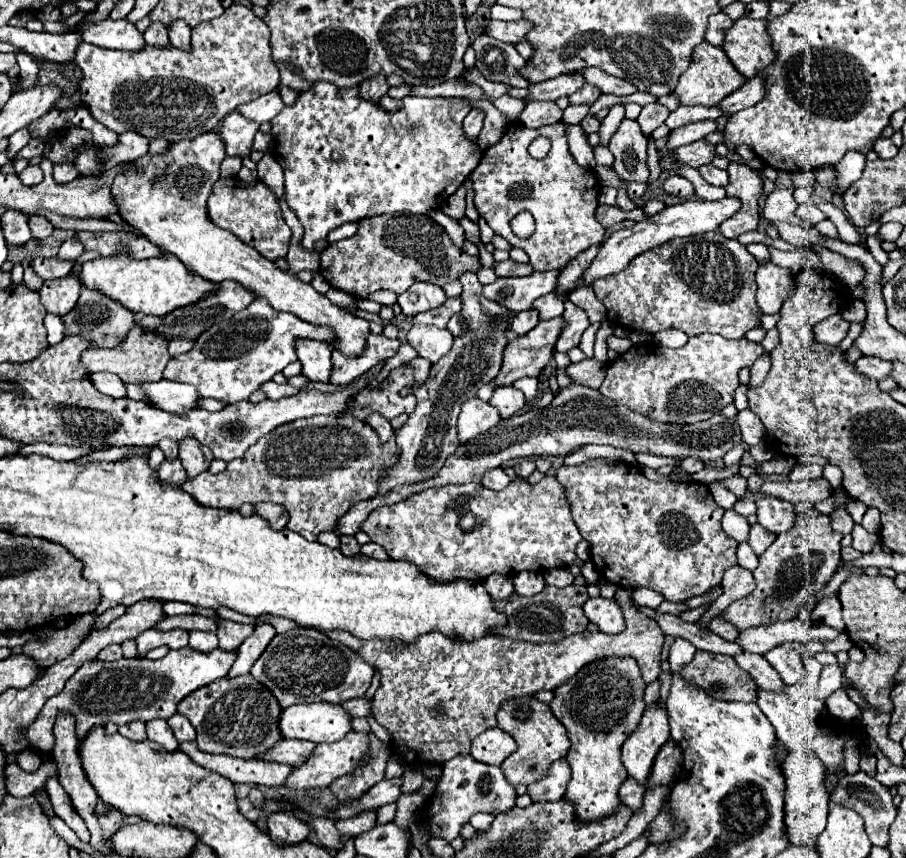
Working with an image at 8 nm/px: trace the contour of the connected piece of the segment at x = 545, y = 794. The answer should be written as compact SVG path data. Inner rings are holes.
M566 758L556 760L548 768L548 772L540 778L540 782L528 784L528 794L534 802L550 802L550 800L560 800L566 792L566 784L570 780L570 766Z

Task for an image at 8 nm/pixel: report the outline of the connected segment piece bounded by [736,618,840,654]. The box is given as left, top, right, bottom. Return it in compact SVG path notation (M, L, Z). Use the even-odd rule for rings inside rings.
M792 618L792 620L776 620L770 624L762 624L756 628L746 628L738 634L736 644L742 646L748 652L754 654L764 654L776 644L784 642L810 642L814 638L824 638L824 640L834 640L840 632L836 632L830 626L808 626L802 618Z

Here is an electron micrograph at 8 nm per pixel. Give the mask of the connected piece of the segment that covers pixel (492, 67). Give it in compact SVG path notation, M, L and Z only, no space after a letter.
M478 36L472 42L472 48L476 50L476 68L488 80L504 82L516 88L528 88L528 80L520 80L514 74L516 68L524 68L524 58L516 54L514 46L492 40L490 36Z

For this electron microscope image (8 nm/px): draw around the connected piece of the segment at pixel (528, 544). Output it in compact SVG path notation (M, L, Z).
M544 476L536 486L530 486L526 480L510 482L502 492L492 492L482 484L430 488L400 504L376 508L362 524L362 530L372 542L380 544L392 560L408 560L432 582L454 582L458 578L482 582L494 572L514 576L522 570L544 572L556 566L570 566L576 560L576 544L582 540L576 524L572 524L564 488L560 488L554 476Z

